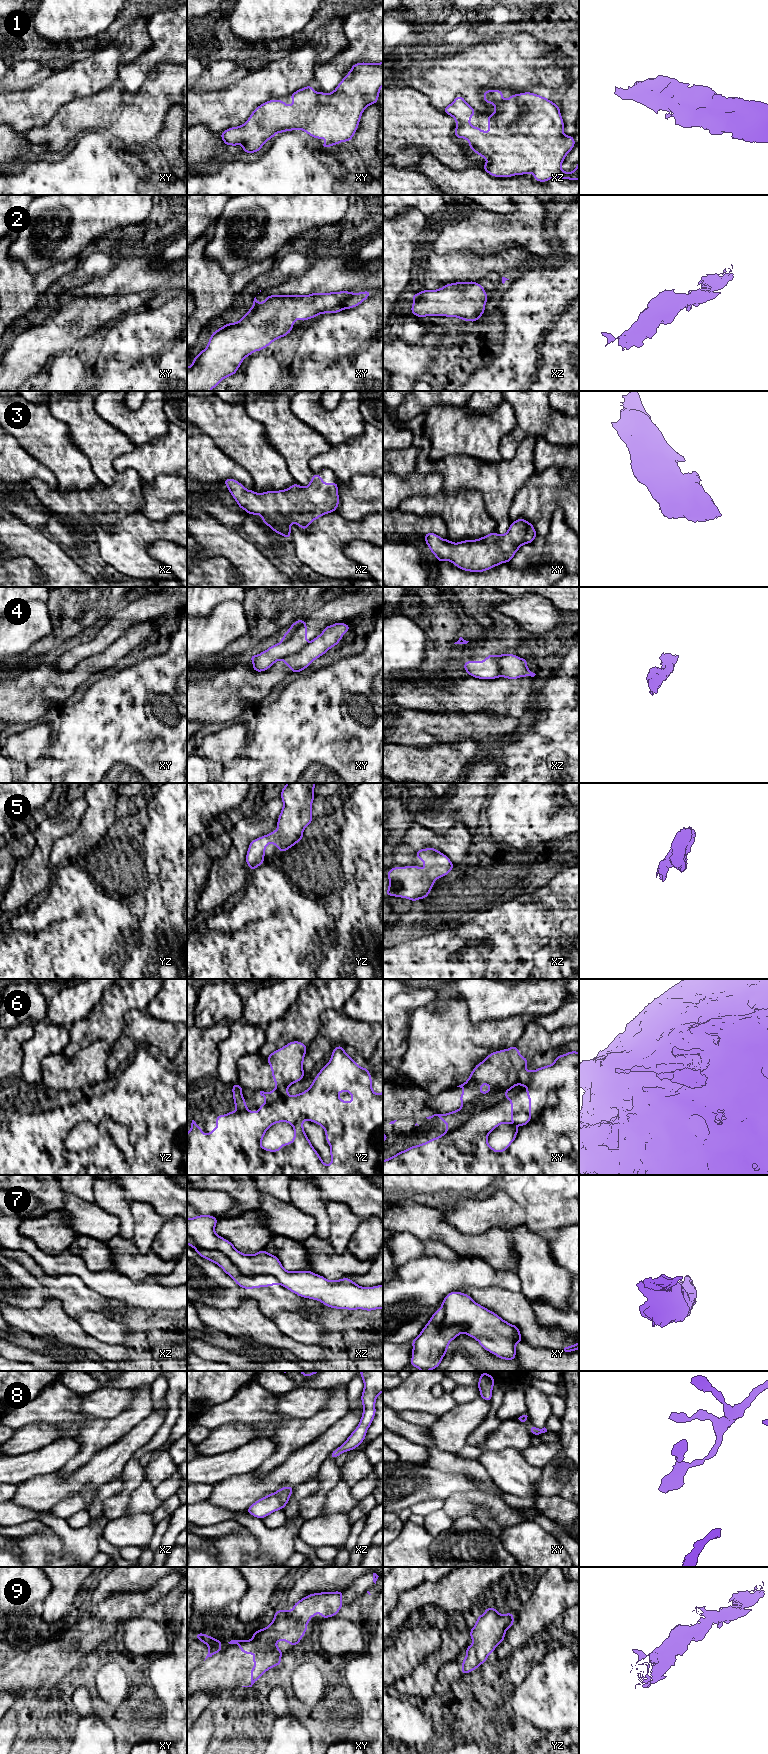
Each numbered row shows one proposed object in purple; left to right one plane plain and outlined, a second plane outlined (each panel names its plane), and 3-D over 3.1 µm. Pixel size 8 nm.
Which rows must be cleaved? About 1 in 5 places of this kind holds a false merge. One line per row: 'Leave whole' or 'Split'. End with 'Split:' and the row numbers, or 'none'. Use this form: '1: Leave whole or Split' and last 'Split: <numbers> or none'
1: Leave whole
2: Leave whole
3: Leave whole
4: Split
5: Leave whole
6: Split
7: Split
8: Leave whole
9: Leave whole
Split: 4, 6, 7

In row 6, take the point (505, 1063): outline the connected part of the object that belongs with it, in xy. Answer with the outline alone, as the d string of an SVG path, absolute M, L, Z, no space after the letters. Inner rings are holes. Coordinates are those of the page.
M513 1045L504 1050L490 1053L476 1068L479 1078L484 1075L509 1079L527 1067L528 1059L522 1057Z

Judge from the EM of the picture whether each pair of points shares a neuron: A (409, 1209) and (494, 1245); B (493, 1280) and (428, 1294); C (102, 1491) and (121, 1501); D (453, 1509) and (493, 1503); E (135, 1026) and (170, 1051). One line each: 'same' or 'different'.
A: same
B: same
C: different
D: same
E: same

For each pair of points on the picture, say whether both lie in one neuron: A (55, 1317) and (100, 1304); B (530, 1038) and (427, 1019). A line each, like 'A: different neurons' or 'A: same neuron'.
A: different neurons
B: different neurons

